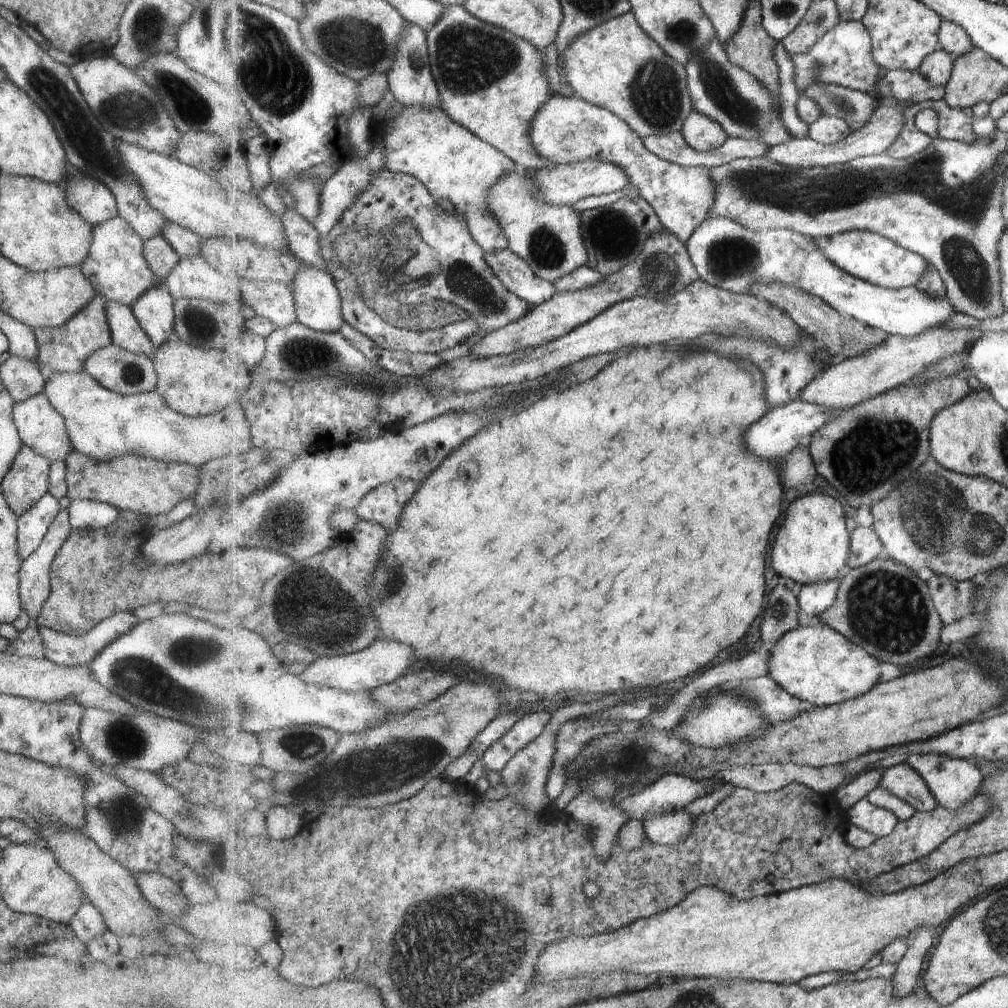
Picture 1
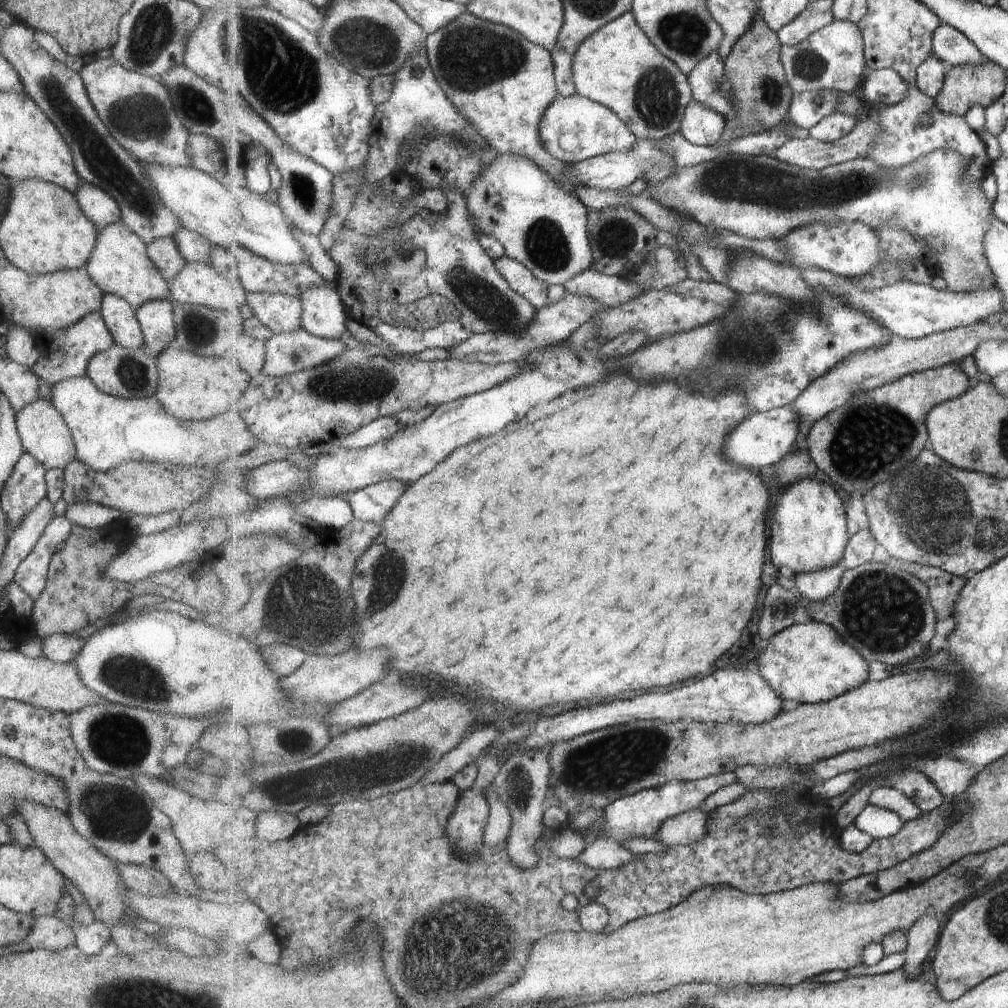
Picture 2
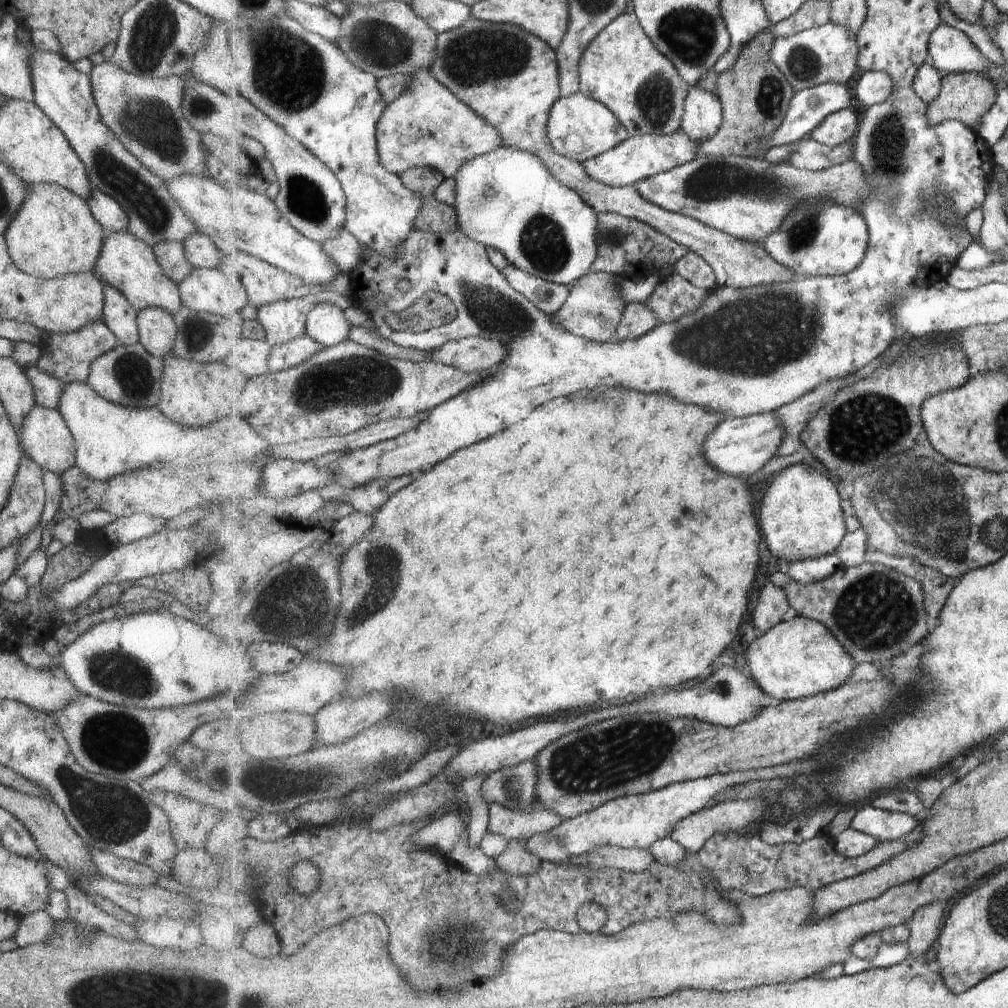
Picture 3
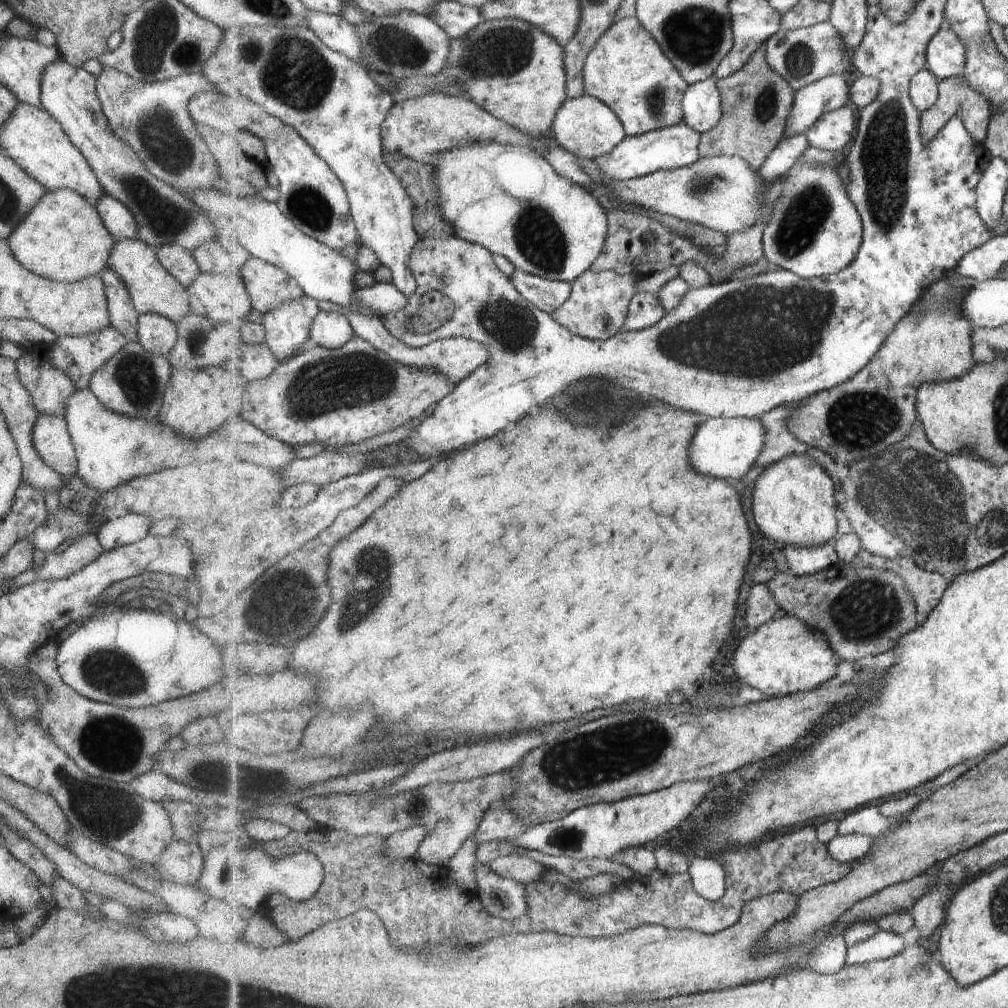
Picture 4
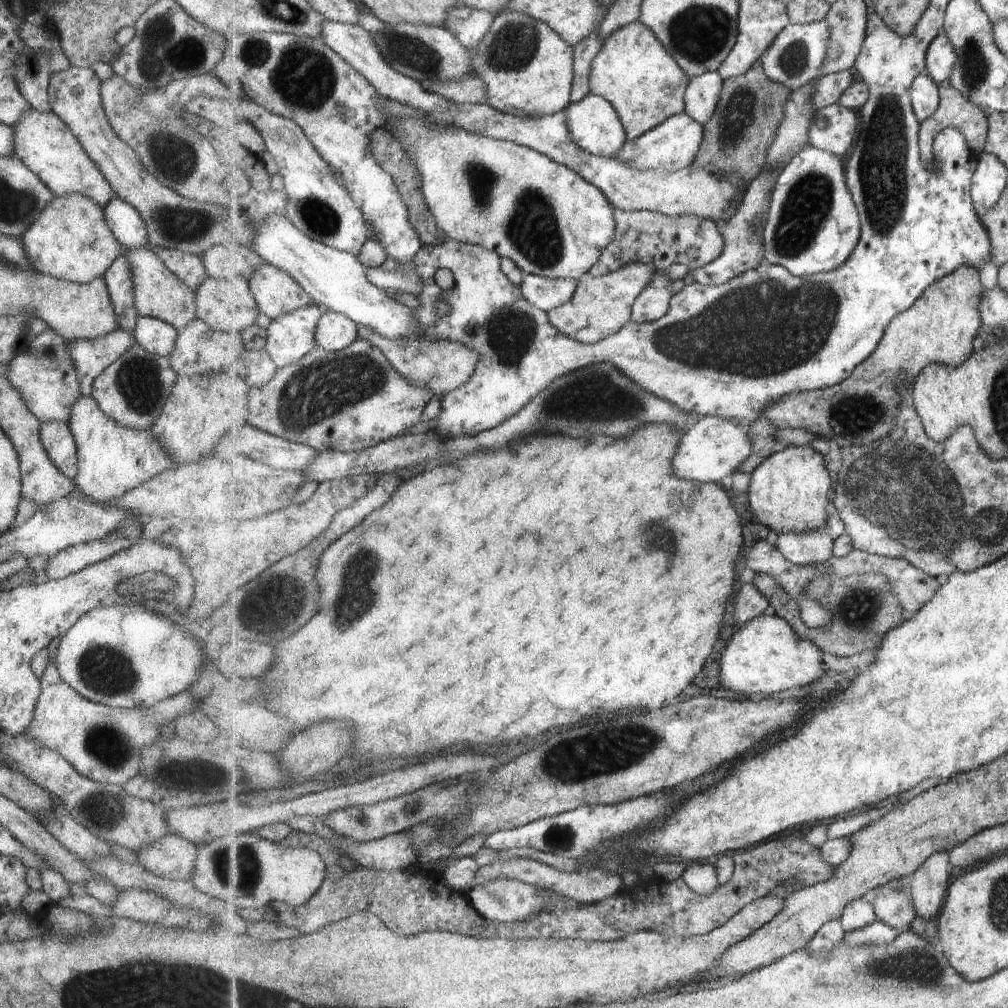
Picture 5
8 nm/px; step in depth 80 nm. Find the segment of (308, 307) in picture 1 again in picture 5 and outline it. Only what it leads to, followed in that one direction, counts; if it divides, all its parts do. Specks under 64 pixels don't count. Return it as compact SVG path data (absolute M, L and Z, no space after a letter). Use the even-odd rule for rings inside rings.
M327 310L322 314L316 330L319 347L331 352L341 352L361 339L358 324L346 314Z

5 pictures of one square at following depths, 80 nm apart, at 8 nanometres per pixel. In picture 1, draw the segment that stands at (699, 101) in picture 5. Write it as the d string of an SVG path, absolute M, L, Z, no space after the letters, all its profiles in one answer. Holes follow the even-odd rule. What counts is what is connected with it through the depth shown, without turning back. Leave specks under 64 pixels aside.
M696 109L684 123L681 132L686 144L697 153L718 150L729 138L726 131L714 119L708 118Z

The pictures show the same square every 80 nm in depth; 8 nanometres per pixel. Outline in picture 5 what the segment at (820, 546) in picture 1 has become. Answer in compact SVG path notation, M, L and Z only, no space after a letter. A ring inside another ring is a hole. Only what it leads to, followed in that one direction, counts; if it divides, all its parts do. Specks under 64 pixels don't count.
M792 445L772 454L757 467L757 470L752 472L747 494L757 522L770 530L771 535L782 535L788 532L796 532L801 535L823 530L829 524L827 504L829 501L831 502L829 499L831 484L833 482L829 478L823 456L819 452L815 452L809 445Z

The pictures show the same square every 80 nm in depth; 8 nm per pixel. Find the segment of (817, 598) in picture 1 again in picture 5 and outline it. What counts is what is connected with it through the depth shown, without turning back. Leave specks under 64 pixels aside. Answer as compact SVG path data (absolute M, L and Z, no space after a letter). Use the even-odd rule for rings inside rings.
M827 528L801 535L796 532L771 535L771 540L787 560L802 567L820 565L831 560L836 541L831 538Z

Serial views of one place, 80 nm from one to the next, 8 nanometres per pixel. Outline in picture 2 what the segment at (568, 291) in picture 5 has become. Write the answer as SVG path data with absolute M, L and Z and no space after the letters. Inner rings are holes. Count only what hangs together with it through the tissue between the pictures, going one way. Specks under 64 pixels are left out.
M507 254L496 260L495 266L511 288L526 298L535 308L542 309L544 306L556 303L568 291L563 285L552 285L538 279L522 262Z

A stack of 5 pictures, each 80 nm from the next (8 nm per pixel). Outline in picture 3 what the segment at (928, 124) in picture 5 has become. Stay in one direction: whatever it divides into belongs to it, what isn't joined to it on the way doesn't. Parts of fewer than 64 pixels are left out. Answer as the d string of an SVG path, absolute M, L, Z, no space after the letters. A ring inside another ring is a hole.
M978 71L960 72L960 73L947 73L942 78L942 91L941 94L933 101L929 103L927 116L932 123L942 123L949 119L962 120L967 126L970 126L975 130L975 124L980 121L982 124L982 118L990 112L991 108L998 100L998 88L995 82L993 82L985 73L979 73Z

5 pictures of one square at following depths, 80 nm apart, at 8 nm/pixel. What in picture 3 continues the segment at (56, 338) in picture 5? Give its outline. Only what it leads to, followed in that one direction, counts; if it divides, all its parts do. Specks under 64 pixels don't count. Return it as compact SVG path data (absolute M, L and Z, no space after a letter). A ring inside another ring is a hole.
M35 365L23 368L34 392L35 404L56 409L57 401L65 384L61 380L40 371Z

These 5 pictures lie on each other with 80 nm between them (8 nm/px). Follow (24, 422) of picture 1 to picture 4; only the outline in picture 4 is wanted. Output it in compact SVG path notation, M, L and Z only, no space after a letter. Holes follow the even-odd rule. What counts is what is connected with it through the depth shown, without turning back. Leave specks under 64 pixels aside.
M37 414L31 442L42 461L59 476L76 472L76 456L66 422L59 415Z

